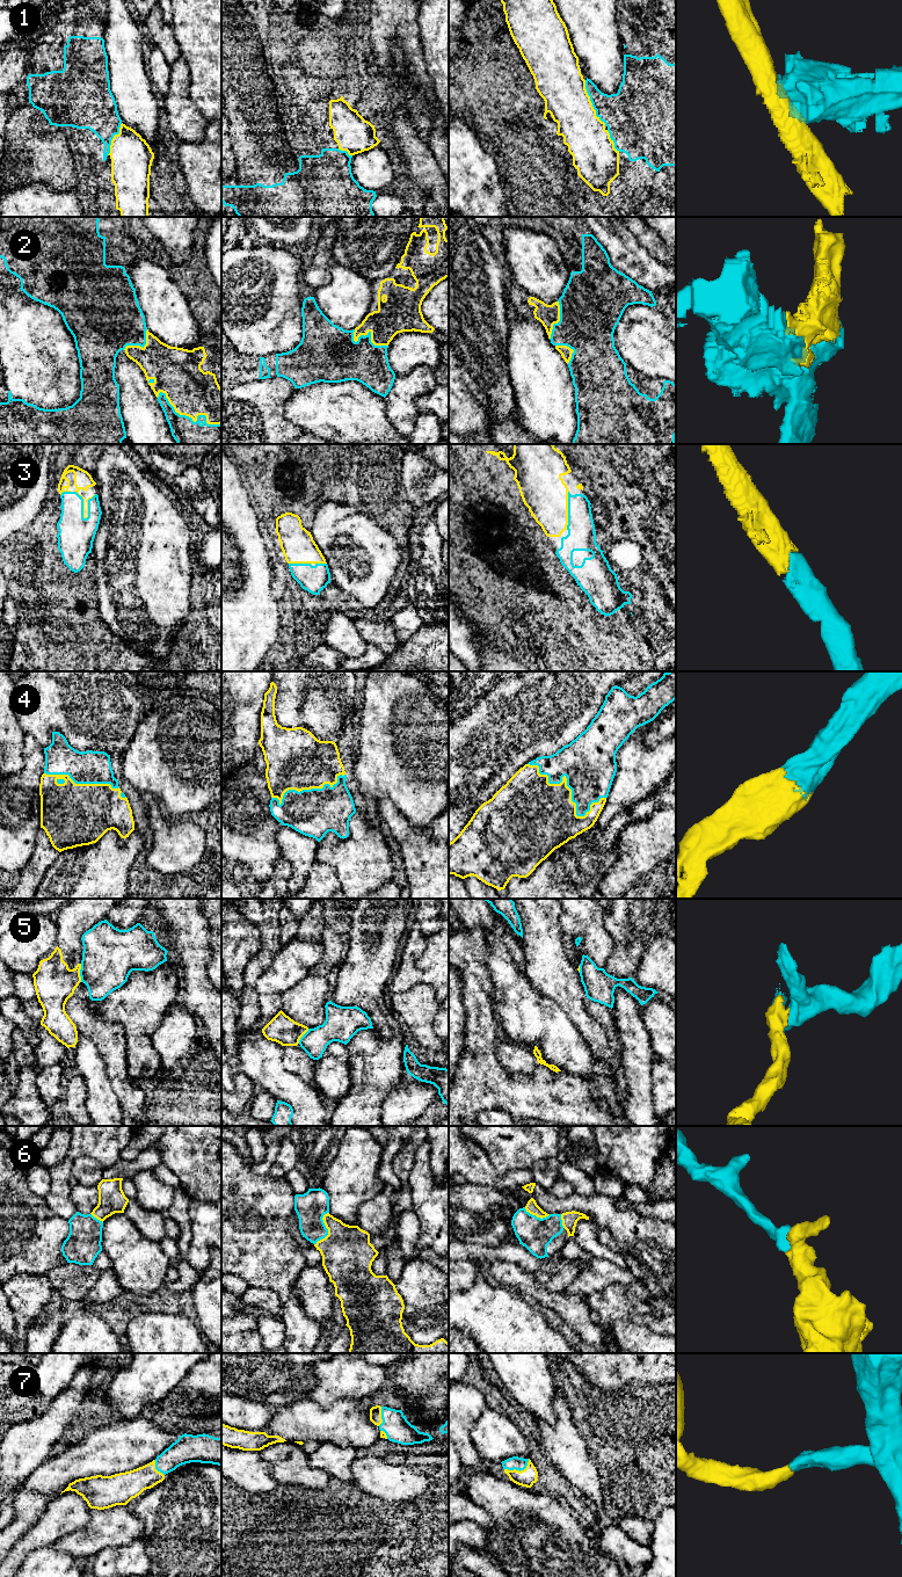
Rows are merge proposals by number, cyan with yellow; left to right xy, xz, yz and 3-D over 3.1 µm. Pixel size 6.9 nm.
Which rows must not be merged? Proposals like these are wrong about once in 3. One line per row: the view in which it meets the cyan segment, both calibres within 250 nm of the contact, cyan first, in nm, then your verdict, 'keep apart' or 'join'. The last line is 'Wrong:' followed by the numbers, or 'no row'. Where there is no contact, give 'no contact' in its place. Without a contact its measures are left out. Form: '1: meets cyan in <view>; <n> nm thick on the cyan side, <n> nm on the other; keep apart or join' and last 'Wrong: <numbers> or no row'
1: meets cyan in yz; 320 nm thick on the cyan side, 320 nm on the other; keep apart
2: meets cyan in xy; 280 nm thick on the cyan side, 320 nm on the other; join
3: meets cyan in xy; 240 nm thick on the cyan side, 120 nm on the other; join
4: meets cyan in yz; 380 nm thick on the cyan side, 420 nm on the other; join
5: meets cyan in xy; 380 nm thick on the cyan side, 280 nm on the other; keep apart
6: meets cyan in xz; 200 nm thick on the cyan side, 360 nm on the other; join
7: meets cyan in yz; 90 nm thick on the cyan side, 120 nm on the other; join
Wrong: 1, 5

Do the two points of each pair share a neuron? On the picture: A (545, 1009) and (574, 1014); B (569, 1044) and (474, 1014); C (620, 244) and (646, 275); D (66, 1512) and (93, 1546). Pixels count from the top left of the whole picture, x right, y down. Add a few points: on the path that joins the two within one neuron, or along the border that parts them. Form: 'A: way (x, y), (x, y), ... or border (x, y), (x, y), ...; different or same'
A: border (544, 995), (552, 998), (559, 1005), (581, 1034); different
B: border (492, 995), (494, 1012), (499, 1022); different
C: way (625, 252), (640, 268); same
D: border (91, 1509), (88, 1523), (84, 1527), (55, 1541); different

